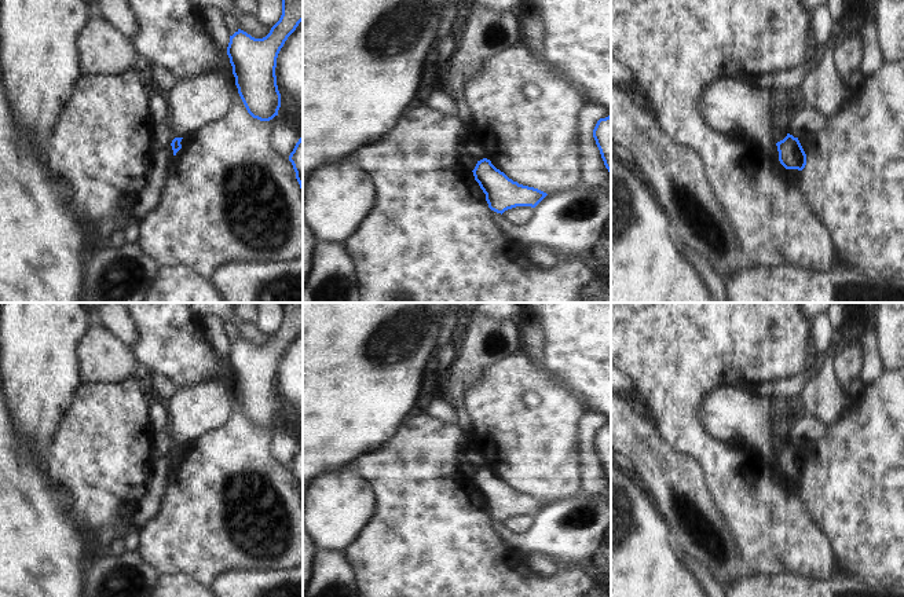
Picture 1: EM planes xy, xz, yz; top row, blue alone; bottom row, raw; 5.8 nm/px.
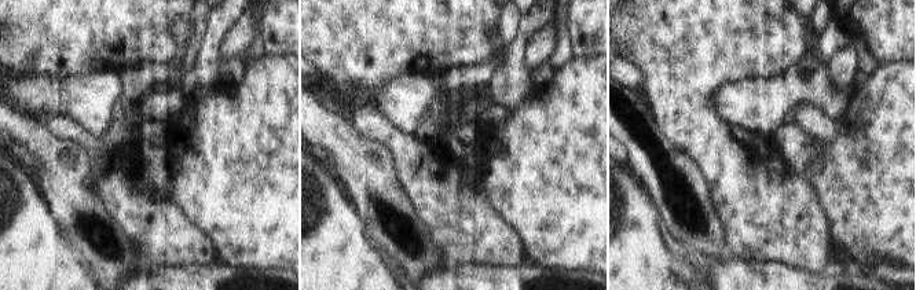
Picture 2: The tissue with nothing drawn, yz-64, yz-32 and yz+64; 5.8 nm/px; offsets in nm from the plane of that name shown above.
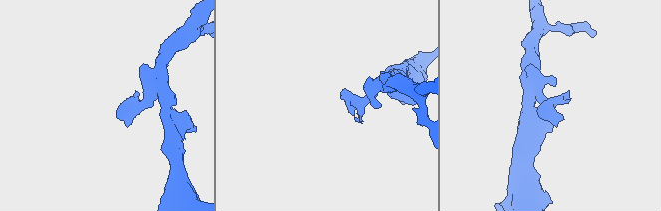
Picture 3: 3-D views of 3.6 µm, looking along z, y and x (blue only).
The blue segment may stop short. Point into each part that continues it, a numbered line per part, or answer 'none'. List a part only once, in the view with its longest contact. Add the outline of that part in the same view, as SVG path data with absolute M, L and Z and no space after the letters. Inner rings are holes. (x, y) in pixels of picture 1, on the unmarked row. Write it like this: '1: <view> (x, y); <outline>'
none

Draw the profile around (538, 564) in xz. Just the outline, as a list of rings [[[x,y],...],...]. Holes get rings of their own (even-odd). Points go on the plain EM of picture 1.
[[[531,553],[527,556],[526,572],[532,578],[548,578],[561,565],[545,553]]]

